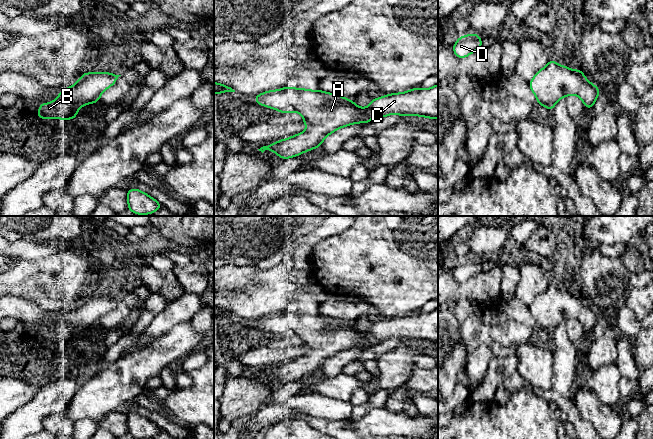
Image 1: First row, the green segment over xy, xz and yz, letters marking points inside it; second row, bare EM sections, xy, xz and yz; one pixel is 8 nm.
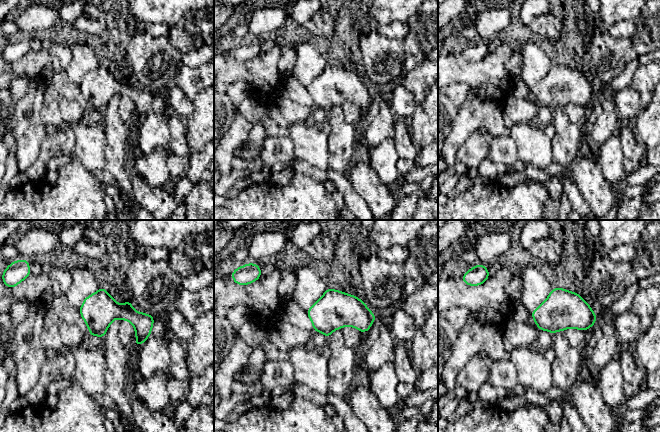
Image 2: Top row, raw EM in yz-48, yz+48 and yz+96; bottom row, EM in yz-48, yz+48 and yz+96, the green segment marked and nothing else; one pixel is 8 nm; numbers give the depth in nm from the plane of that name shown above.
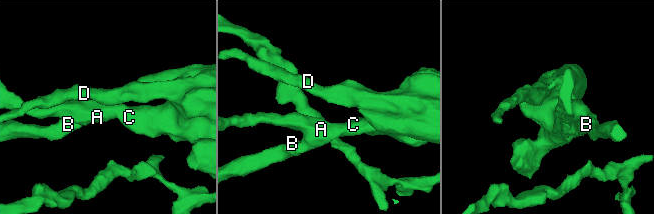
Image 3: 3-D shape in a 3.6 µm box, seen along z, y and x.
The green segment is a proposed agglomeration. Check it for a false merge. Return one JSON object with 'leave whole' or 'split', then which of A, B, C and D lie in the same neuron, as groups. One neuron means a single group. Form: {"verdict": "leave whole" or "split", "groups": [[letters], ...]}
{"verdict": "leave whole", "groups": [["A", "B", "C", "D"]]}

